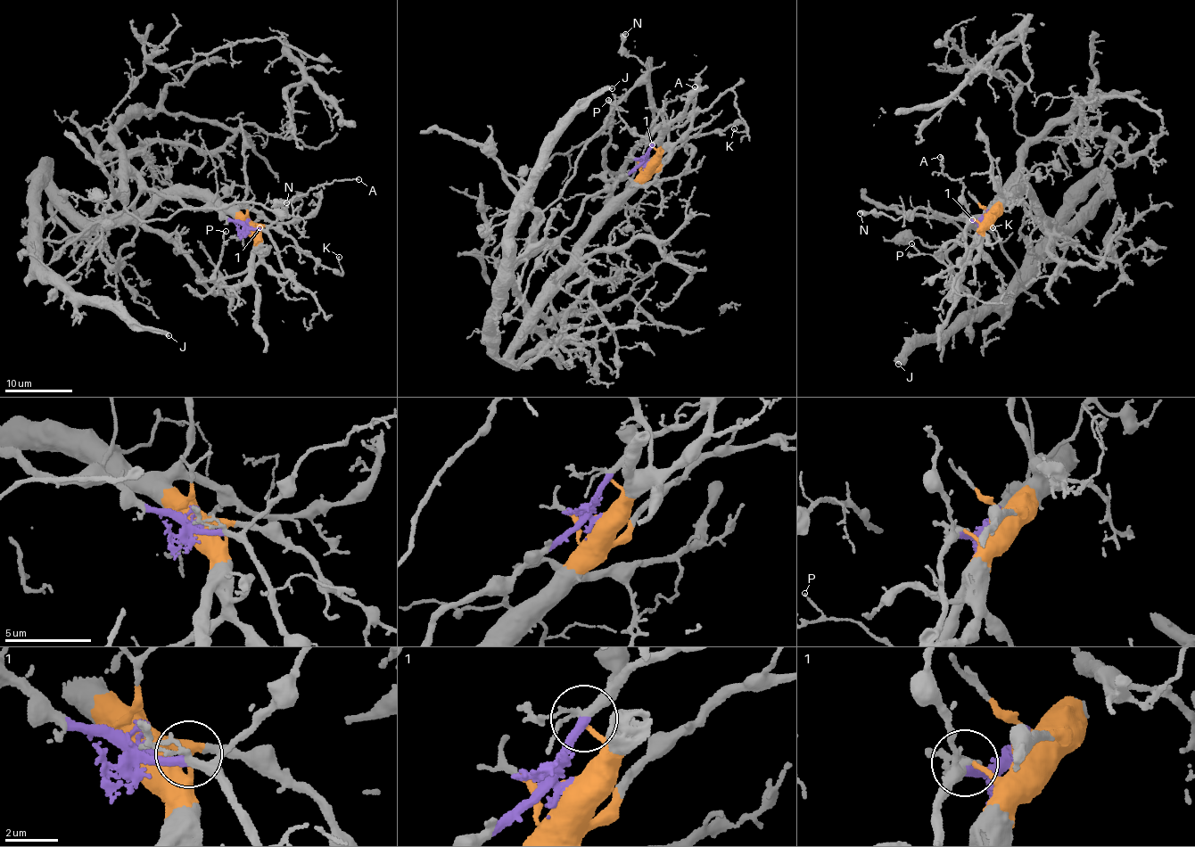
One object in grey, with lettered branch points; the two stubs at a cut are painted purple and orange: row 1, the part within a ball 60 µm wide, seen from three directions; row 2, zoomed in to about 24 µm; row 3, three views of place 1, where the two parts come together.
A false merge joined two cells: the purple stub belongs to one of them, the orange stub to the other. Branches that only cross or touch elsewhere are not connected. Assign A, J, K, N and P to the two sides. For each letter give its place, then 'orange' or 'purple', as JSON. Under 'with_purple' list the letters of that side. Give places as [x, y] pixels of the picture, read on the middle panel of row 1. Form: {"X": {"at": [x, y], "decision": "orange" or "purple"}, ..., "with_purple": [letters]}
{"A": {"at": [695, 86], "decision": "purple"}, "J": {"at": [612, 88], "decision": "orange"}, "K": {"at": [734, 128], "decision": "orange"}, "N": {"at": [625, 34], "decision": "purple"}, "P": {"at": [608, 100], "decision": "orange"}, "with_purple": ["A", "N"]}

